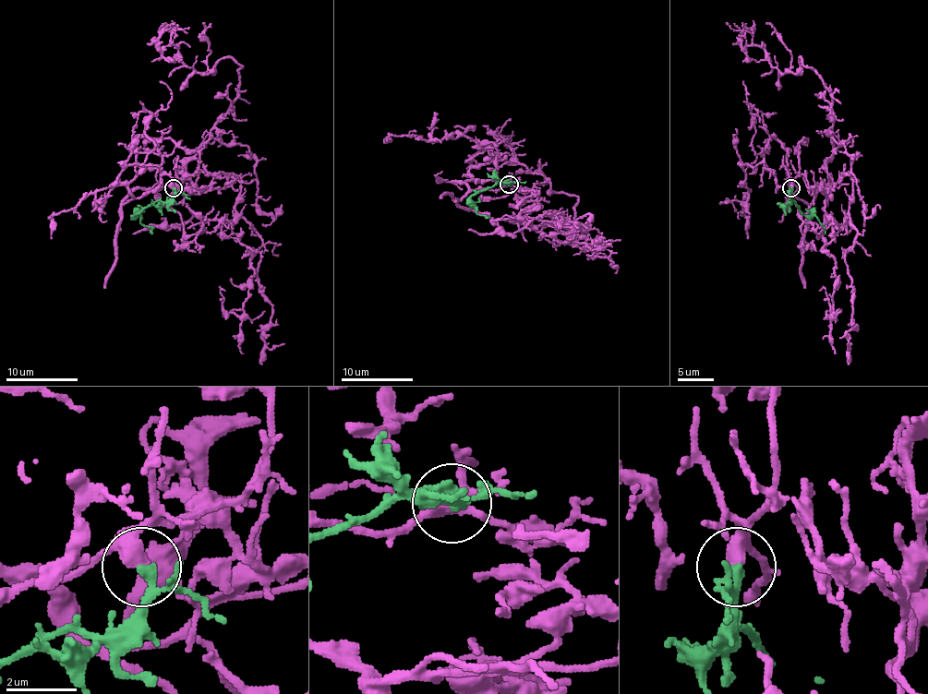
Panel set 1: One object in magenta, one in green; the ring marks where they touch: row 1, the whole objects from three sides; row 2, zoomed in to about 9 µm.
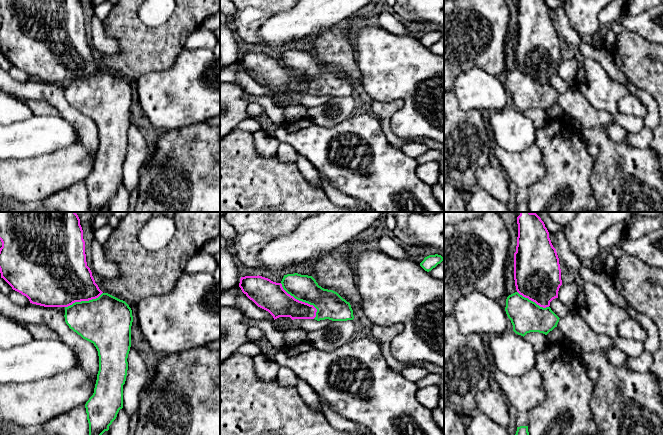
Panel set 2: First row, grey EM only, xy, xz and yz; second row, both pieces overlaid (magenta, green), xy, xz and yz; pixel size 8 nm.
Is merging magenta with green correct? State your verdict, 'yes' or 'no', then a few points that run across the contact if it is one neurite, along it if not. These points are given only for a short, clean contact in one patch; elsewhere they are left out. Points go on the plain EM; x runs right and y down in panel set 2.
yes

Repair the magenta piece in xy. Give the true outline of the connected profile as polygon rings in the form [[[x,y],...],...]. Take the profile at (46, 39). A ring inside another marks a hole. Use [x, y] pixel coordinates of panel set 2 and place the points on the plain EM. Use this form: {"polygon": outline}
{"polygon": [[[0,0],[0,49],[13,66],[26,72],[30,79],[44,83],[64,83],[65,98],[83,115],[94,120],[99,132],[99,147],[93,171],[85,180],[89,212],[101,212],[109,206],[123,184],[123,161],[128,146],[131,123],[132,86],[129,81],[108,69],[103,69],[87,42],[85,17],[80,0]]]}

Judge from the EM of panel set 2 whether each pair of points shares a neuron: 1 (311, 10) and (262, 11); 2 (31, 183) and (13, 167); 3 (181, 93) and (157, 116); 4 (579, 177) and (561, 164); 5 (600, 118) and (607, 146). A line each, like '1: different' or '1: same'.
1: different
2: same
3: same
4: same
5: same

